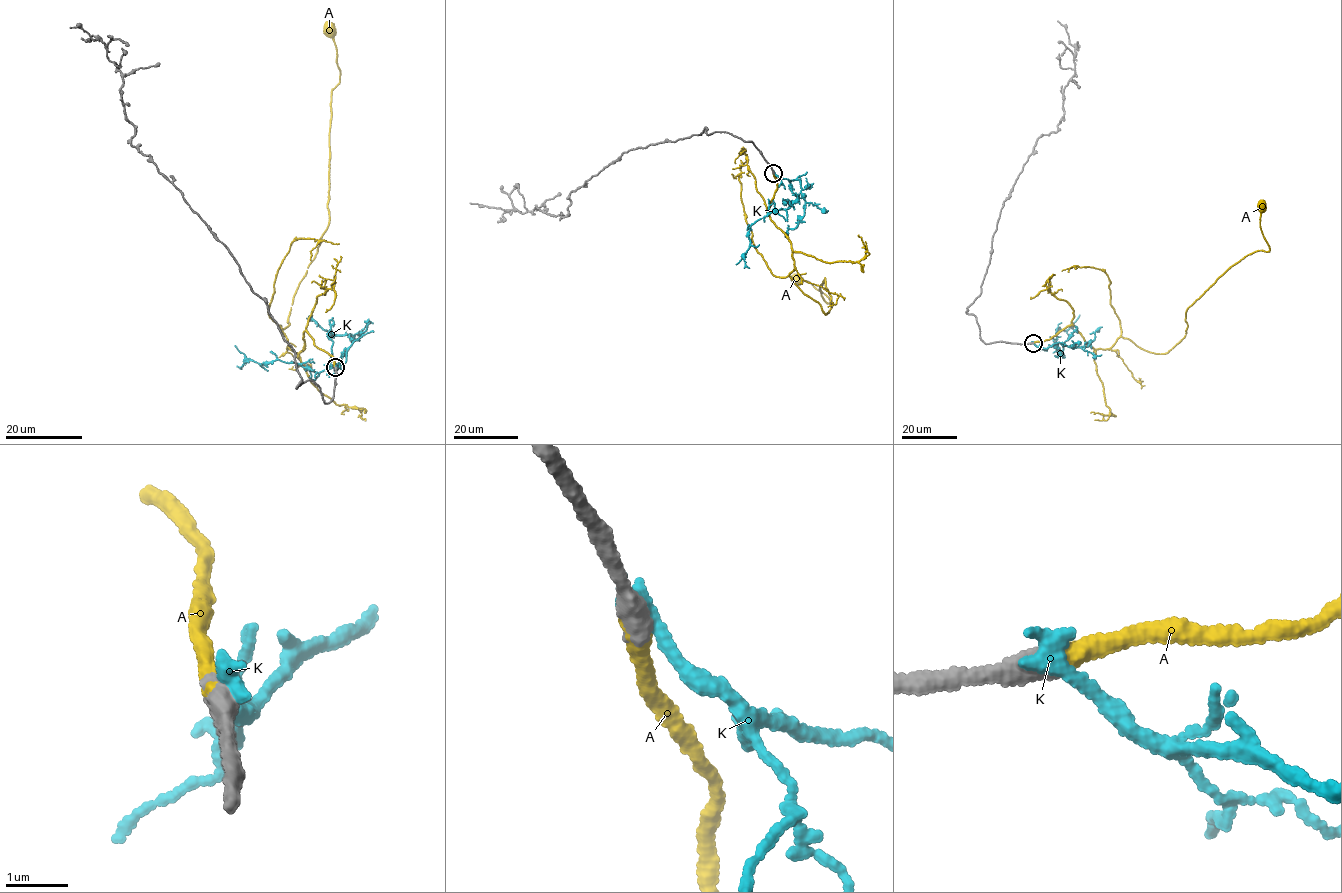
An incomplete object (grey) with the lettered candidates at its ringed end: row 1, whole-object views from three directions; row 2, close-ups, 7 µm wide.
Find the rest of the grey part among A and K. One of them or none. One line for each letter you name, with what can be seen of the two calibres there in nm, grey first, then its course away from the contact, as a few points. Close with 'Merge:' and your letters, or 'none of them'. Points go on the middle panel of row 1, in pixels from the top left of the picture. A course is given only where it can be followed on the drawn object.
A: 420 nm thick on the grey side, 280 nm on the other; it runs (773, 172), (769, 215), (790, 243), (789, 277), (826, 314), (824, 278), (819, 289), (831, 303), (796, 278)
Merge: A

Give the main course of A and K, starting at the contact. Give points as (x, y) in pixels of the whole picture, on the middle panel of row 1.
A: (773, 172), (769, 215), (790, 243), (789, 277), (826, 314), (824, 278), (819, 289), (831, 303), (796, 278)
K: (773, 172), (788, 179), (797, 196), (789, 208), (773, 211), (751, 225), (748, 249), (735, 264)

